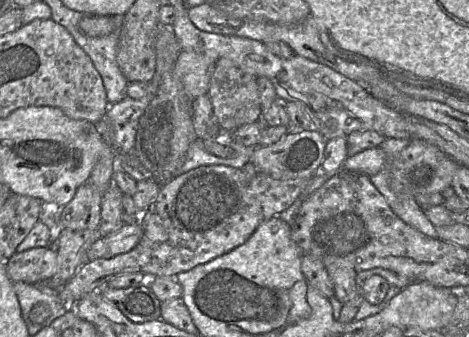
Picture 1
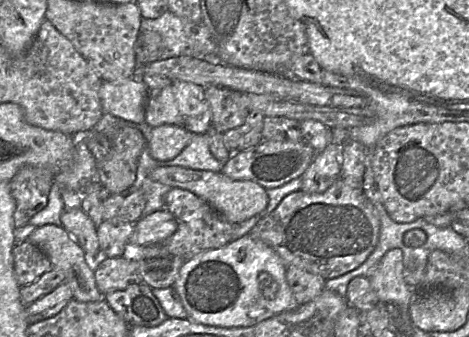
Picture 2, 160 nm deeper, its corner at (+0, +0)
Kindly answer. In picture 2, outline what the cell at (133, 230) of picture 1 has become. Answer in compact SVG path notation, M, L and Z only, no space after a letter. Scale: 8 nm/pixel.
M160 210L142 217L133 225L130 247L144 247L160 243L177 230L177 221L167 210Z

